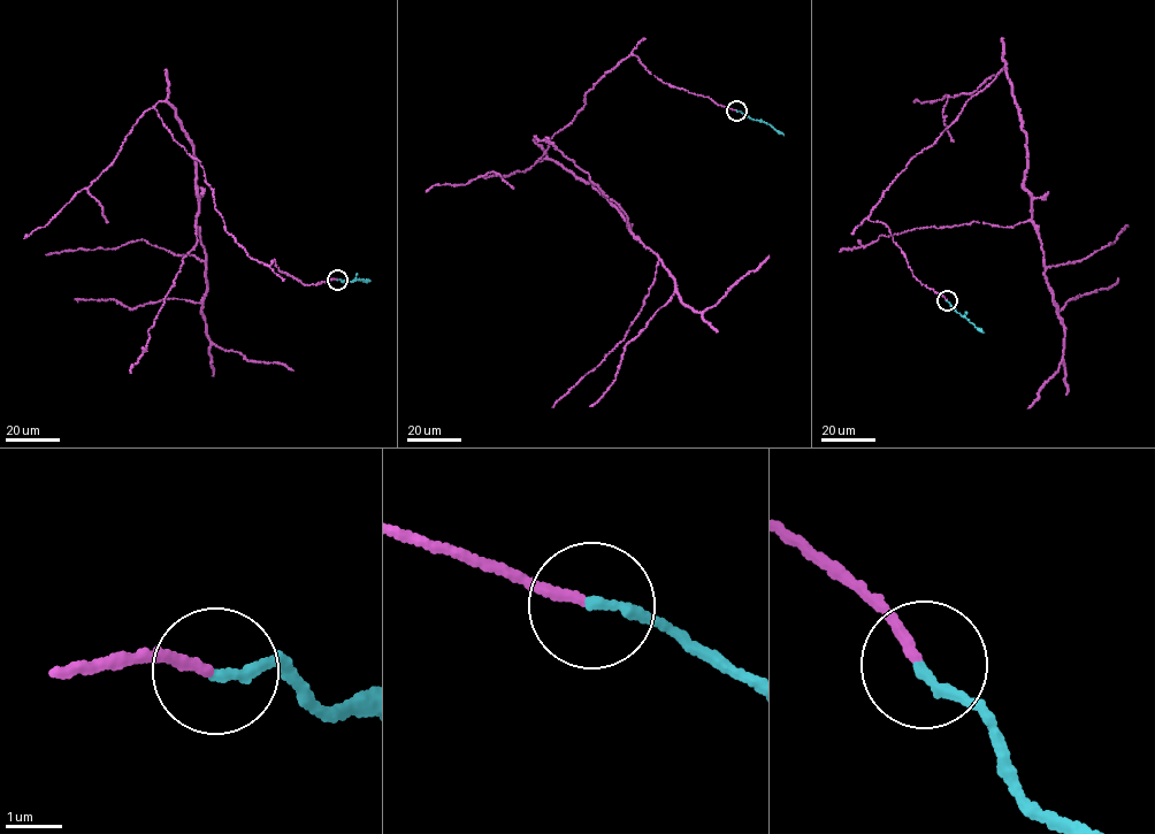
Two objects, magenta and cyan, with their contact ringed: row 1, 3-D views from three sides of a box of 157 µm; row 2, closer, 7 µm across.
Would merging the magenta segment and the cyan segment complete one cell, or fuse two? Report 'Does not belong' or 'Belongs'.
Belongs

